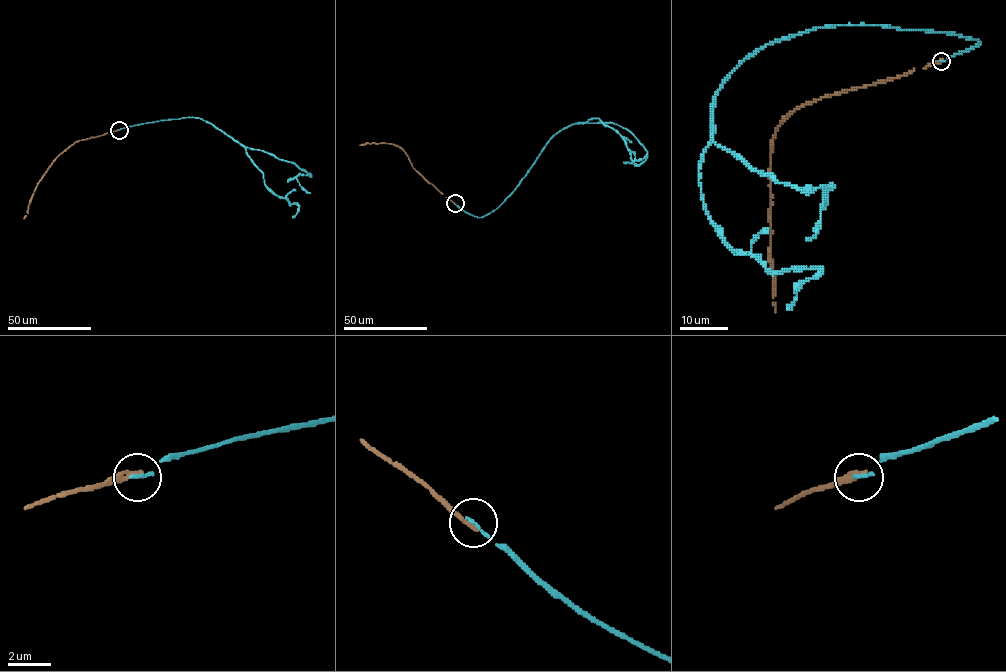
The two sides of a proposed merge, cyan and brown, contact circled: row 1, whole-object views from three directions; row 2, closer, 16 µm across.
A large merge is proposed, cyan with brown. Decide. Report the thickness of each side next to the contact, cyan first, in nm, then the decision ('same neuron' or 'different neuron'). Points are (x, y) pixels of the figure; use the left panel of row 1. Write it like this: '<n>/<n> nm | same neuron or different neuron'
130/240 nm | different neuron

